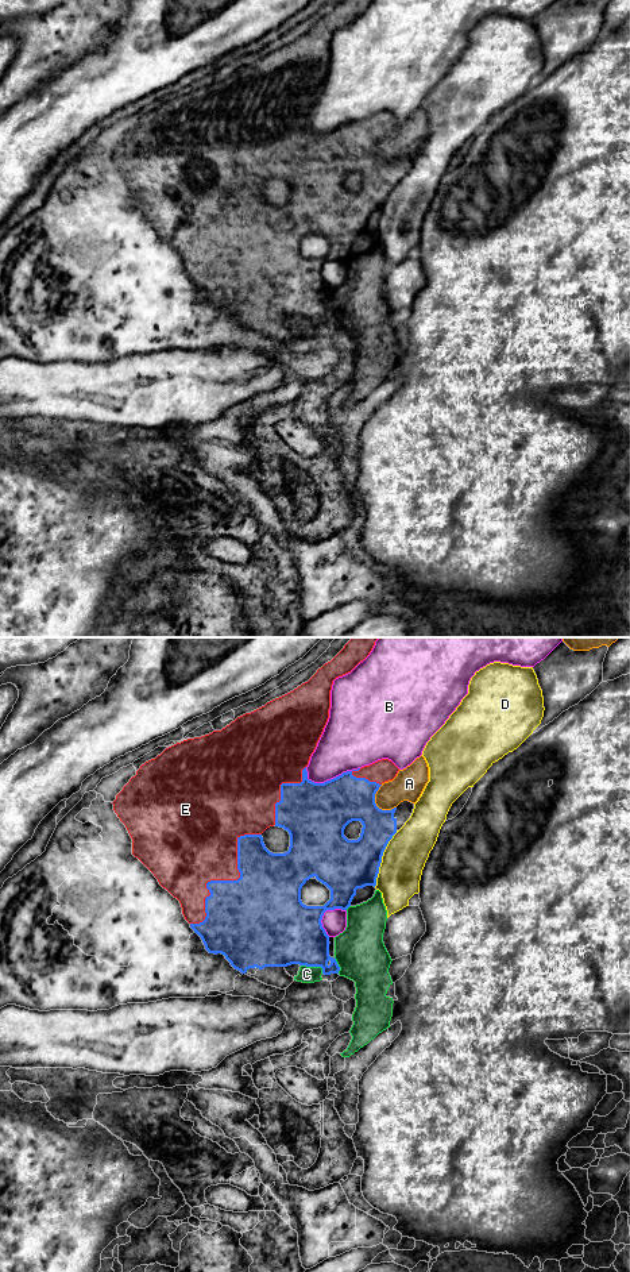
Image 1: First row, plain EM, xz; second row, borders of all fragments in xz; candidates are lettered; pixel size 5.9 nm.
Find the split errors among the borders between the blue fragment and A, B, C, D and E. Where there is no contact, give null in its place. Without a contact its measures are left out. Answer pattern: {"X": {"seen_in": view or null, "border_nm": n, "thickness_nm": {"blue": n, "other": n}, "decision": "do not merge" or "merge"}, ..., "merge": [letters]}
{"A": {"seen_in": "xz", "border_nm": 170, "thickness_nm": {"blue": 300, "other": 190}, "decision": "do not merge"}, "B": {"seen_in": "xz", "border_nm": 320, "thickness_nm": {"blue": 380, "other": 320}, "decision": "do not merge"}, "C": {"seen_in": "xz", "border_nm": 140, "thickness_nm": {"blue": 380, "other": 100}, "decision": "do not merge"}, "D": {"seen_in": "xz", "border_nm": 360, "thickness_nm": {"blue": 320, "other": 260}, "decision": "do not merge"}, "E": {"seen_in": "xz", "border_nm": 700, "thickness_nm": {"blue": 480, "other": 400}, "decision": "merge"}, "merge": ["E"]}

